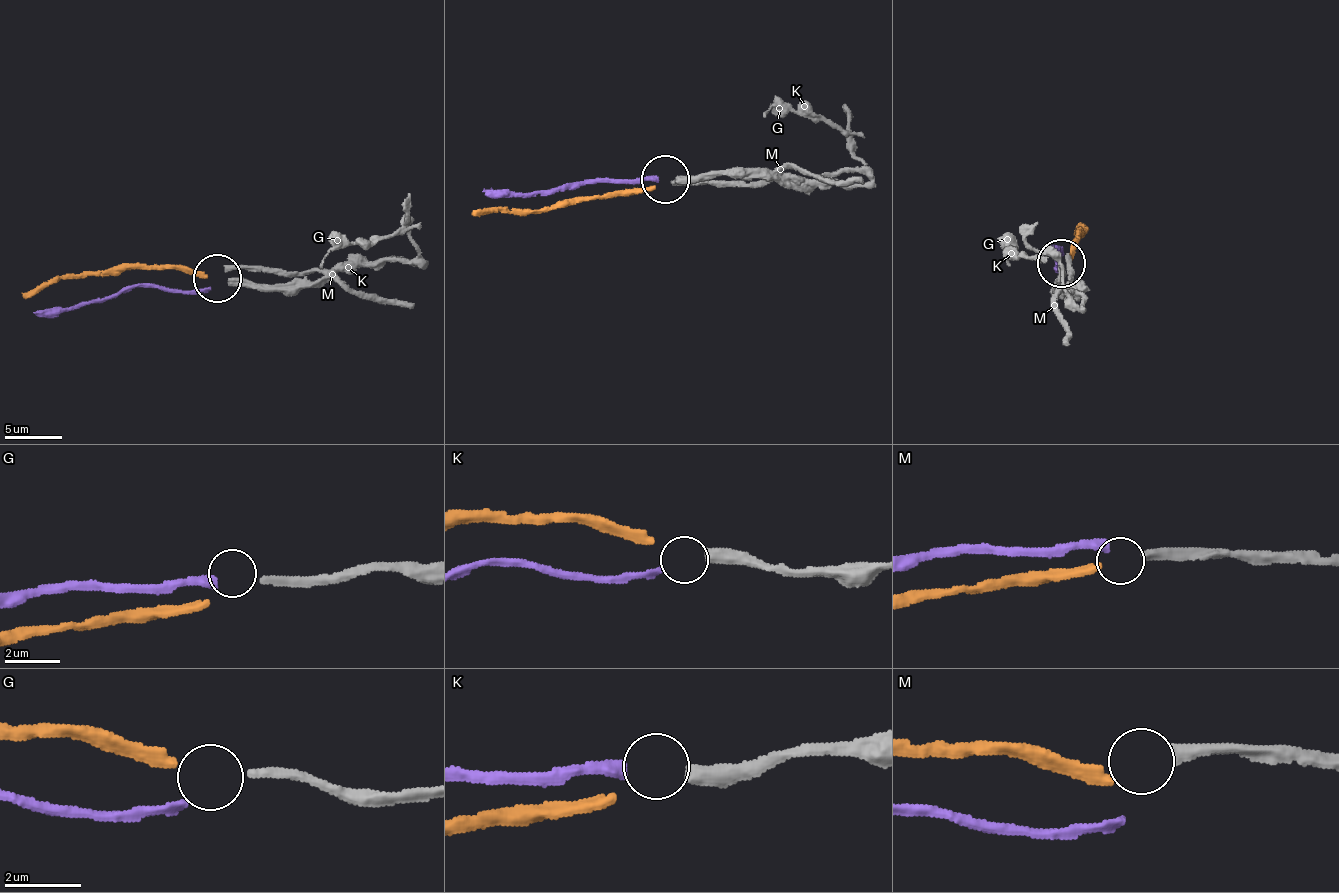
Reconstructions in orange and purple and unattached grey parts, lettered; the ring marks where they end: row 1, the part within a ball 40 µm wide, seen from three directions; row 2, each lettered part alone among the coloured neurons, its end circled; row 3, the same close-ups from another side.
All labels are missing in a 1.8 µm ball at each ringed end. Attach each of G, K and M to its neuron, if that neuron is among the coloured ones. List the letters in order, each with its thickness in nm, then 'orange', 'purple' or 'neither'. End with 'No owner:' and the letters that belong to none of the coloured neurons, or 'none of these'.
G: 260 nm thick; neither
K: 440 nm thick; purple
M: 360 nm thick; orange
No owner: G

